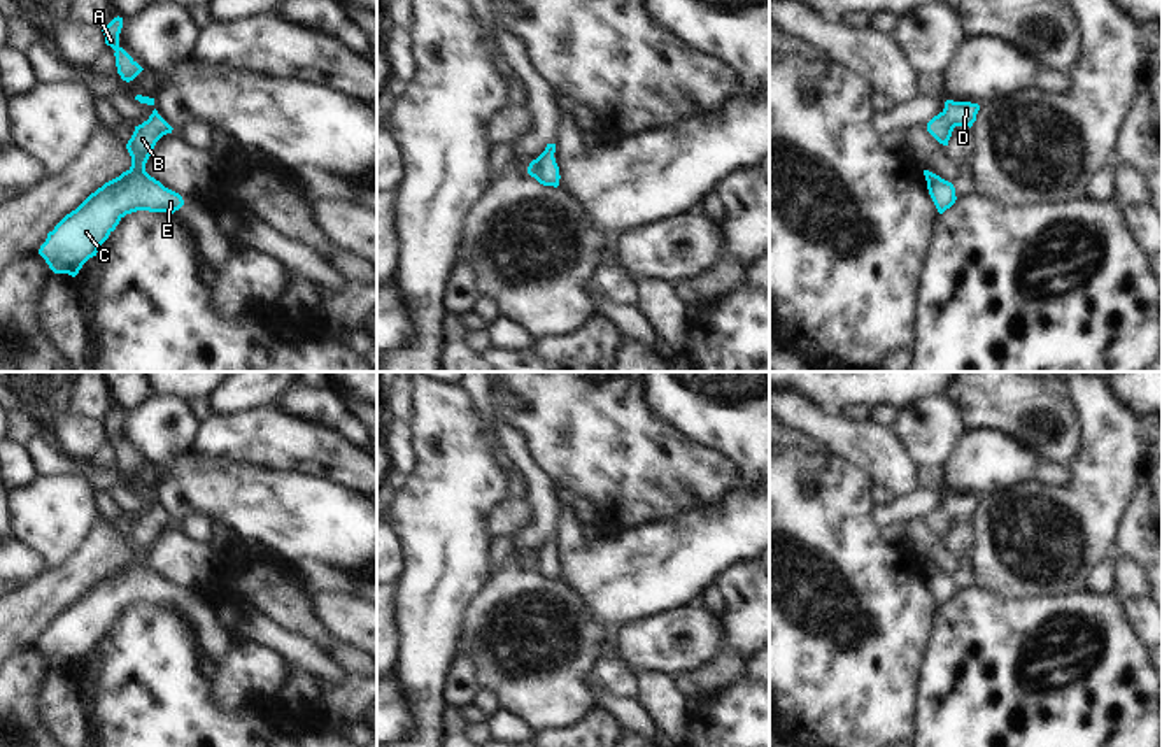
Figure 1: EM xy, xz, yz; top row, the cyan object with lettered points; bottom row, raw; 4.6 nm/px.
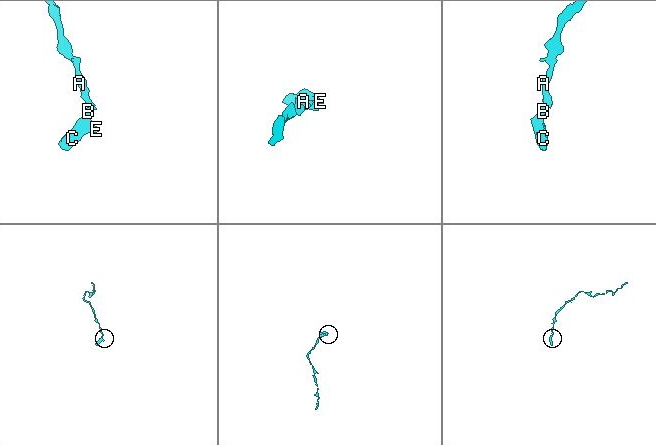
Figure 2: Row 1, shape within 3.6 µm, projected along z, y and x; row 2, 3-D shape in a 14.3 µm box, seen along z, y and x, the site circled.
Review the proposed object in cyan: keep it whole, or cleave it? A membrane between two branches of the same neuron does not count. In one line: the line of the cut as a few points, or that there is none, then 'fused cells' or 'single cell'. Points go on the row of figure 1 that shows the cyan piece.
no cut | single cell

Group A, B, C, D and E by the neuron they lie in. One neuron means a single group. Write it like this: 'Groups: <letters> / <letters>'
Groups: A B C D E.

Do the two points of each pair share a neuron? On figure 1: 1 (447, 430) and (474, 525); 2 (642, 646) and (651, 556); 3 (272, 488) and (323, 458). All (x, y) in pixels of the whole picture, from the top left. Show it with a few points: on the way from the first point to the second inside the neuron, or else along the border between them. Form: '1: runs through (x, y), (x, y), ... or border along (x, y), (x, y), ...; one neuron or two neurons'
1: runs through (454, 453), (456, 502); one neuron
2: border along (686, 607), (672, 607), (614, 628); two neurons
3: border along (258, 465), (321, 476), (337, 486); two neurons

